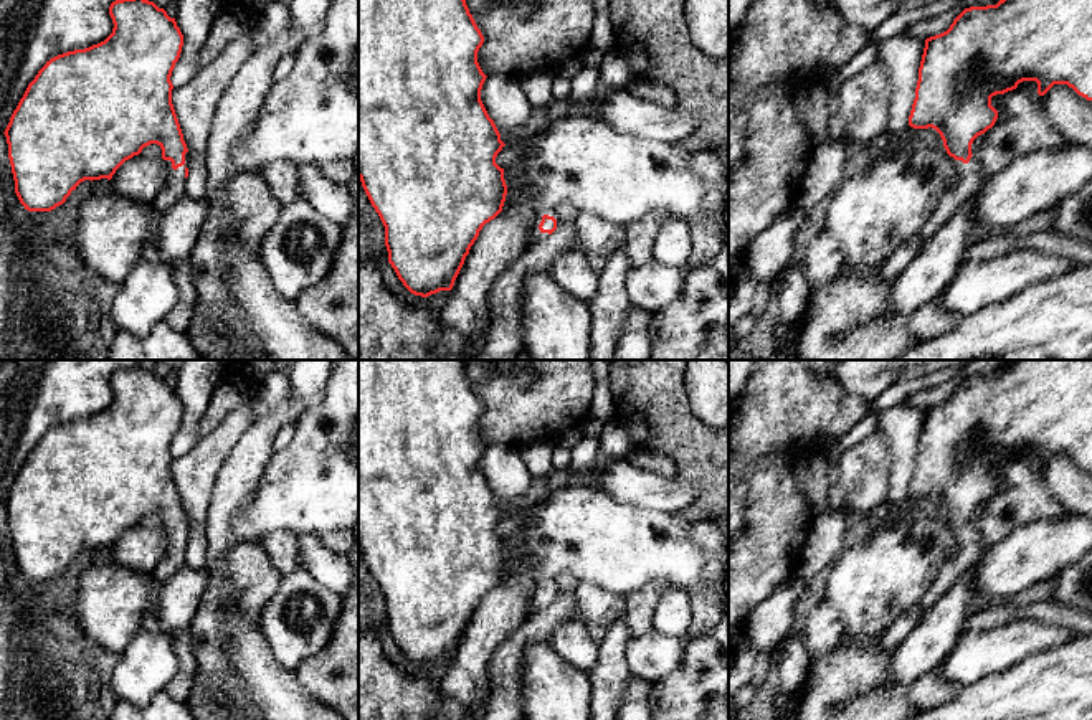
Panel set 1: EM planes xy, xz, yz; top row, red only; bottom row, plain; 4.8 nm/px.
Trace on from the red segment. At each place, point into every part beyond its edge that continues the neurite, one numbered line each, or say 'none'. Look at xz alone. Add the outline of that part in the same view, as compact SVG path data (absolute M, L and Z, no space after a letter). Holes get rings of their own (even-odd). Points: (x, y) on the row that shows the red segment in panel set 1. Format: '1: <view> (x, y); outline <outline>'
1: xz (536, 233); outline M545 208L545 210L539 211L534 223L532 223L532 228L530 228L532 241L540 241L540 239L548 236L548 233L542 233L539 230L539 225L540 225L544 215L553 216L557 220L557 225L558 225L558 218L557 218L553 208Z

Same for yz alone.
1: yz (967, 177); outline M971 155L968 163L950 157L953 175L947 192L942 195L938 206L920 230L922 249L935 236L935 233L965 205L983 182L983 173L976 155ZM920 249L920 251L922 251Z

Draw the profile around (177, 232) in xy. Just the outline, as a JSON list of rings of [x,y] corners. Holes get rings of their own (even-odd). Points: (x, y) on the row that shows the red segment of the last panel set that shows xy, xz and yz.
[[[183,195],[167,213],[159,218],[154,243],[160,251],[160,263],[173,272],[190,259],[200,230],[207,220],[208,200],[193,200]]]

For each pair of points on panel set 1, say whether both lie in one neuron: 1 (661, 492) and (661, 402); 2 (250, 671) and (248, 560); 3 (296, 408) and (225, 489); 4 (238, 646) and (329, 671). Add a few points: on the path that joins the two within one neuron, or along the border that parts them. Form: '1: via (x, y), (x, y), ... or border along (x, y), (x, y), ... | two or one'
1: border along (676, 474), (696, 492), (691, 506) | two
2: border along (238, 608), (225, 618), (227, 651) | two
3: via (275, 423), (256, 441), (242, 468) | one
4: border along (293, 671), (298, 682), (318, 702) | two

